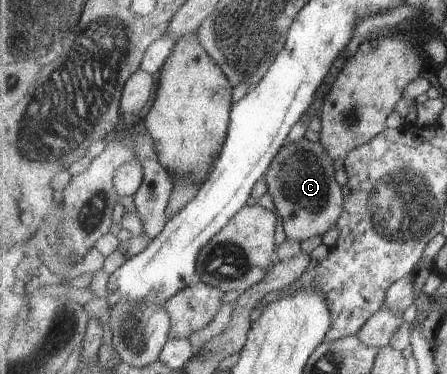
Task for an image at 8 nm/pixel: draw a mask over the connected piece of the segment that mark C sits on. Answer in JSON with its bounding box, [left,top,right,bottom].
[266,138,345,242]

